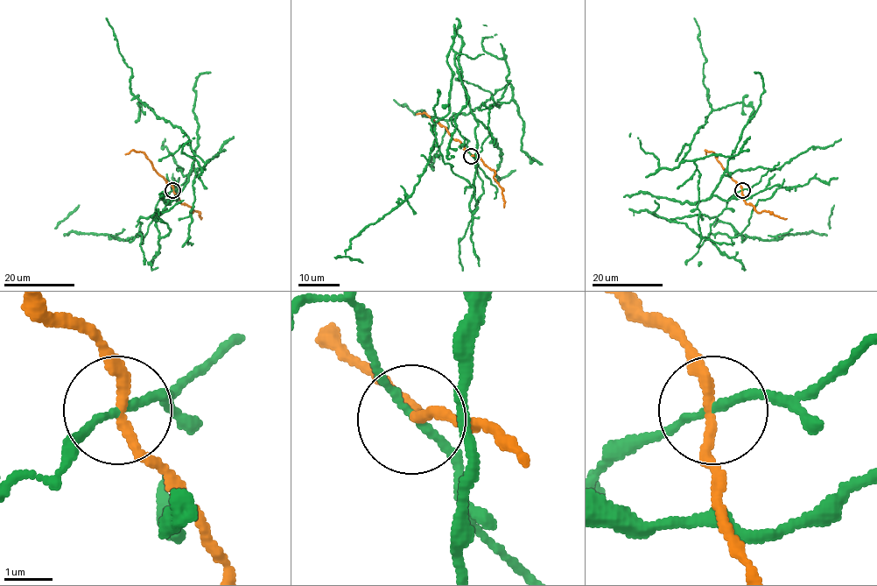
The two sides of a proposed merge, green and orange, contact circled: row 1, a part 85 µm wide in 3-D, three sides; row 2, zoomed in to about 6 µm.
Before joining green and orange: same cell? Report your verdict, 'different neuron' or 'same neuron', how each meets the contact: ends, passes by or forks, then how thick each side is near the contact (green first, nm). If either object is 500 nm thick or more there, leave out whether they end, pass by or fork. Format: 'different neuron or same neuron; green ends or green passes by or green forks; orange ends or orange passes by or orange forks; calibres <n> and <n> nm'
different neuron; green passes by; orange passes by; calibres 130 and 200 nm

